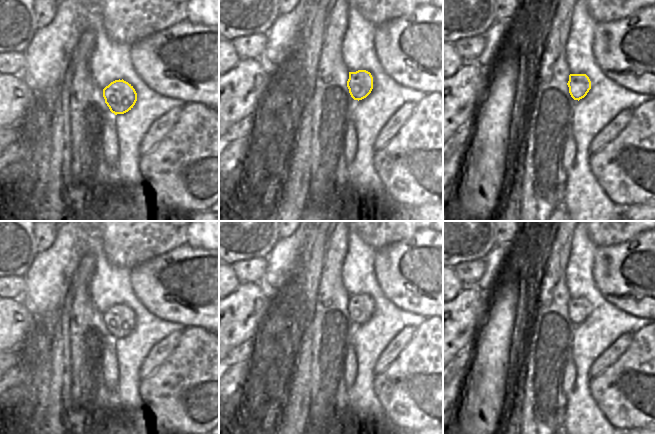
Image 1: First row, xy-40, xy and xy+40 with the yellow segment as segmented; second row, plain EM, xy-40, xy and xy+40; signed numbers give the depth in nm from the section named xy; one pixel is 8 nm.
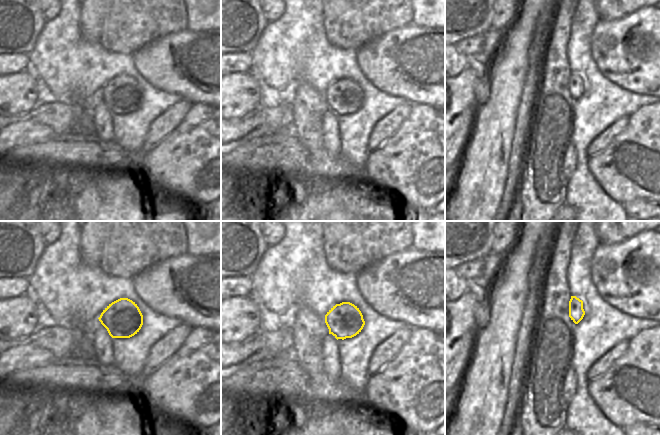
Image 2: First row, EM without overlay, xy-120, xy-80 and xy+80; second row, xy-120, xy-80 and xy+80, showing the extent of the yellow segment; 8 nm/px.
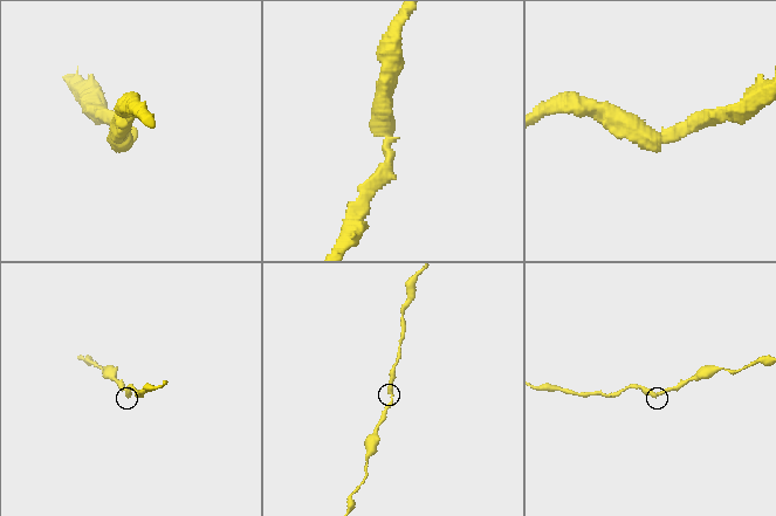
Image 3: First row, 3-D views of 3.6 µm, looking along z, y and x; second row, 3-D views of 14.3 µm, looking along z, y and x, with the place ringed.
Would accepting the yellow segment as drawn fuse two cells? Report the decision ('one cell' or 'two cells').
one cell

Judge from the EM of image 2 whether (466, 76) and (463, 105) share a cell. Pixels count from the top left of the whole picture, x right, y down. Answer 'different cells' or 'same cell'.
same cell

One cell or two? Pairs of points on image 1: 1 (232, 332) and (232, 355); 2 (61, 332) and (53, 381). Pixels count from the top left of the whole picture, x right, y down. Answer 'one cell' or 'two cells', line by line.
1: two cells
2: one cell

